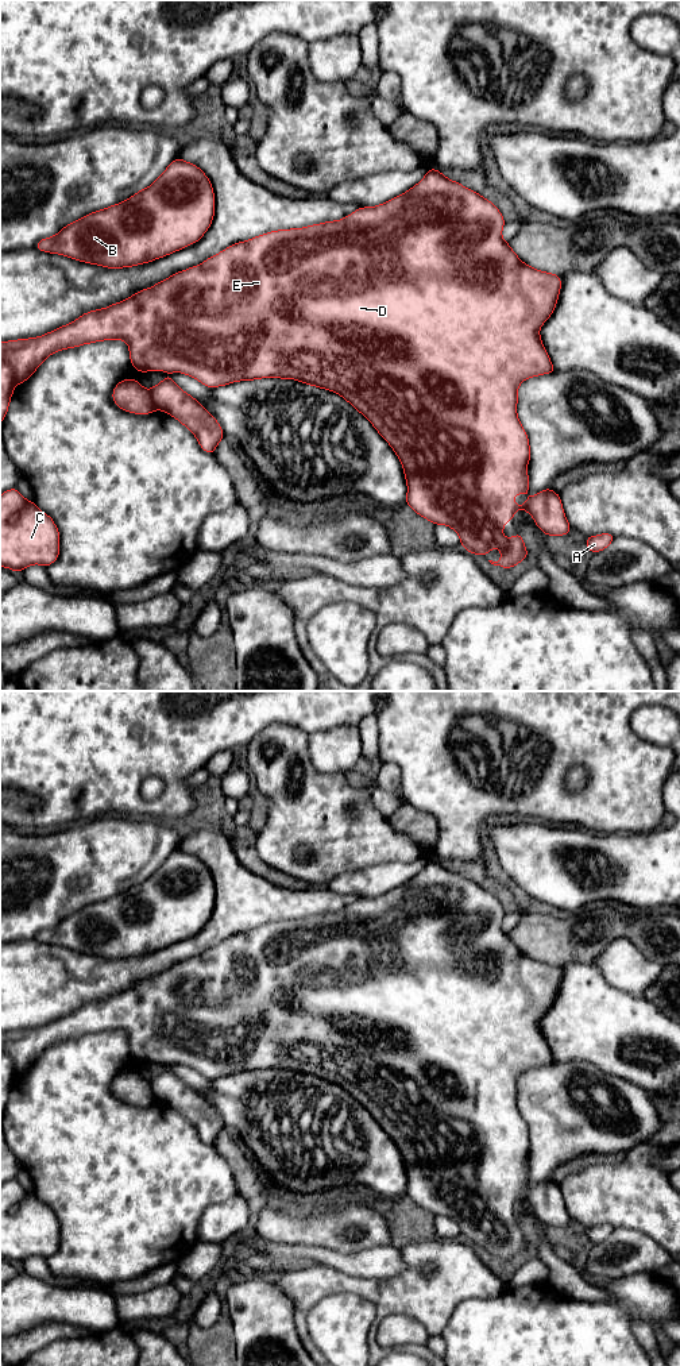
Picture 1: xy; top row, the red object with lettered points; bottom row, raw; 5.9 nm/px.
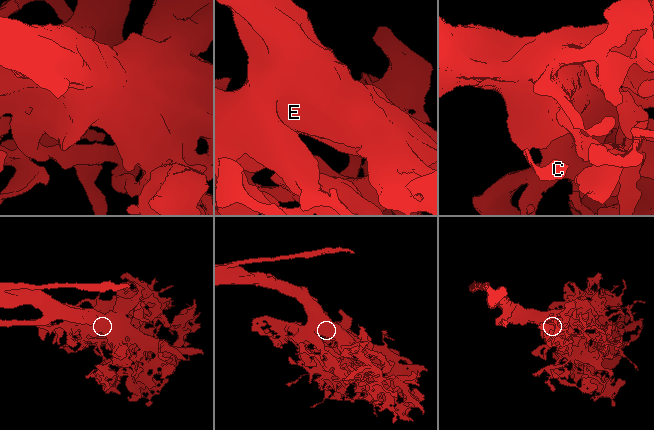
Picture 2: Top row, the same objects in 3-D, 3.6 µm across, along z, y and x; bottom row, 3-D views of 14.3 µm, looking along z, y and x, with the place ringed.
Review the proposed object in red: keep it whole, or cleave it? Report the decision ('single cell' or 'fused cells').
single cell

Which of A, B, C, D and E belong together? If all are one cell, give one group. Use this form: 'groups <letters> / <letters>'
groups A B C D E

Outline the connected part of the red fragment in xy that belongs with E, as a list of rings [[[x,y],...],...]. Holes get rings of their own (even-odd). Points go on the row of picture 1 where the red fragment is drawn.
[[[429,167],[418,184],[380,205],[358,208],[341,220],[302,228],[270,231],[235,243],[205,259],[201,265],[178,271],[120,302],[86,312],[74,321],[42,336],[0,342],[0,424],[8,412],[15,386],[32,377],[47,356],[62,350],[104,340],[125,340],[131,366],[139,373],[182,373],[210,389],[262,378],[295,379],[341,395],[372,424],[398,456],[407,486],[405,503],[418,516],[434,525],[452,528],[460,536],[460,545],[472,555],[486,557],[488,551],[499,548],[502,559],[488,562],[502,568],[515,567],[528,557],[529,552],[519,532],[509,539],[502,532],[503,526],[514,518],[517,510],[526,510],[545,536],[565,536],[572,528],[565,517],[560,494],[546,487],[533,497],[528,495],[529,474],[526,467],[530,463],[530,445],[528,433],[517,414],[518,386],[528,378],[557,371],[542,344],[540,327],[545,324],[556,309],[561,290],[561,277],[523,263],[511,250],[509,242],[502,238],[505,223],[501,211],[490,200],[449,180],[440,170]],[[517,493],[525,494],[528,502],[517,506],[514,502]]]

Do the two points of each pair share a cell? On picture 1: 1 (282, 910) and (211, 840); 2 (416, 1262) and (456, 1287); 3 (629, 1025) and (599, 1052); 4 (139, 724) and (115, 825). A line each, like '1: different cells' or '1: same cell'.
1: same cell
2: same cell
3: same cell
4: different cells

